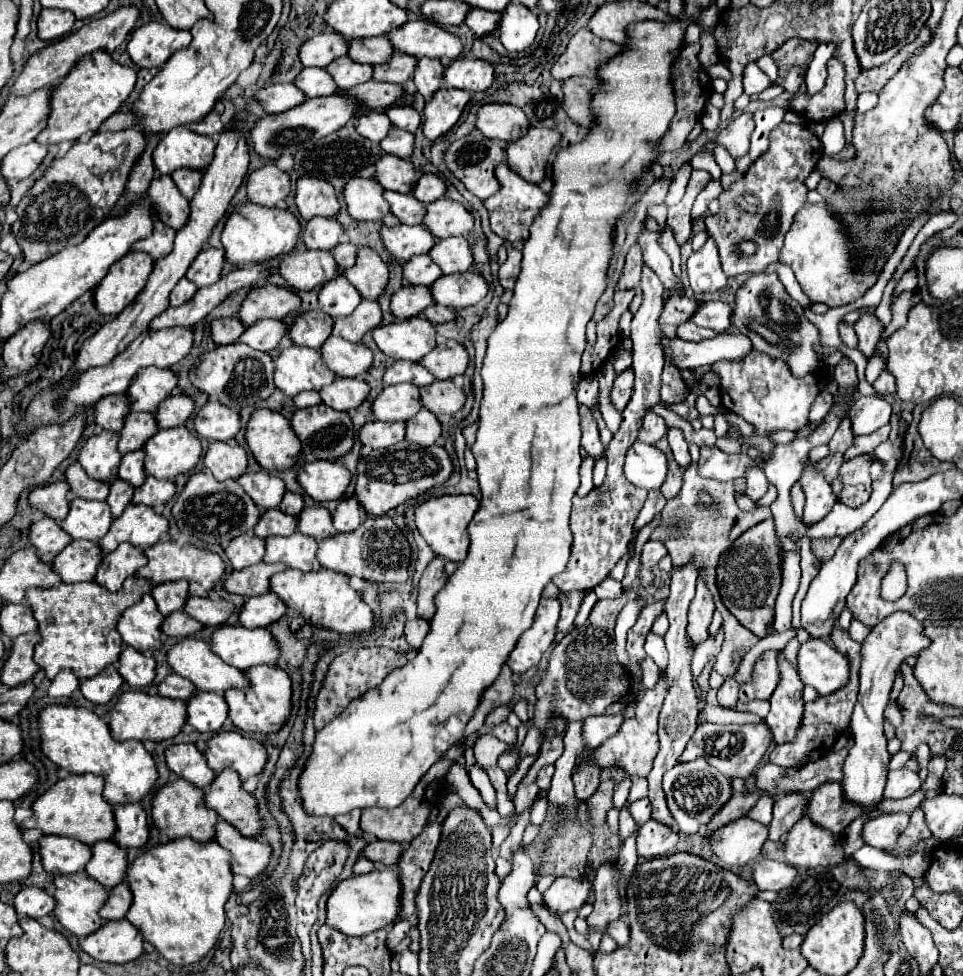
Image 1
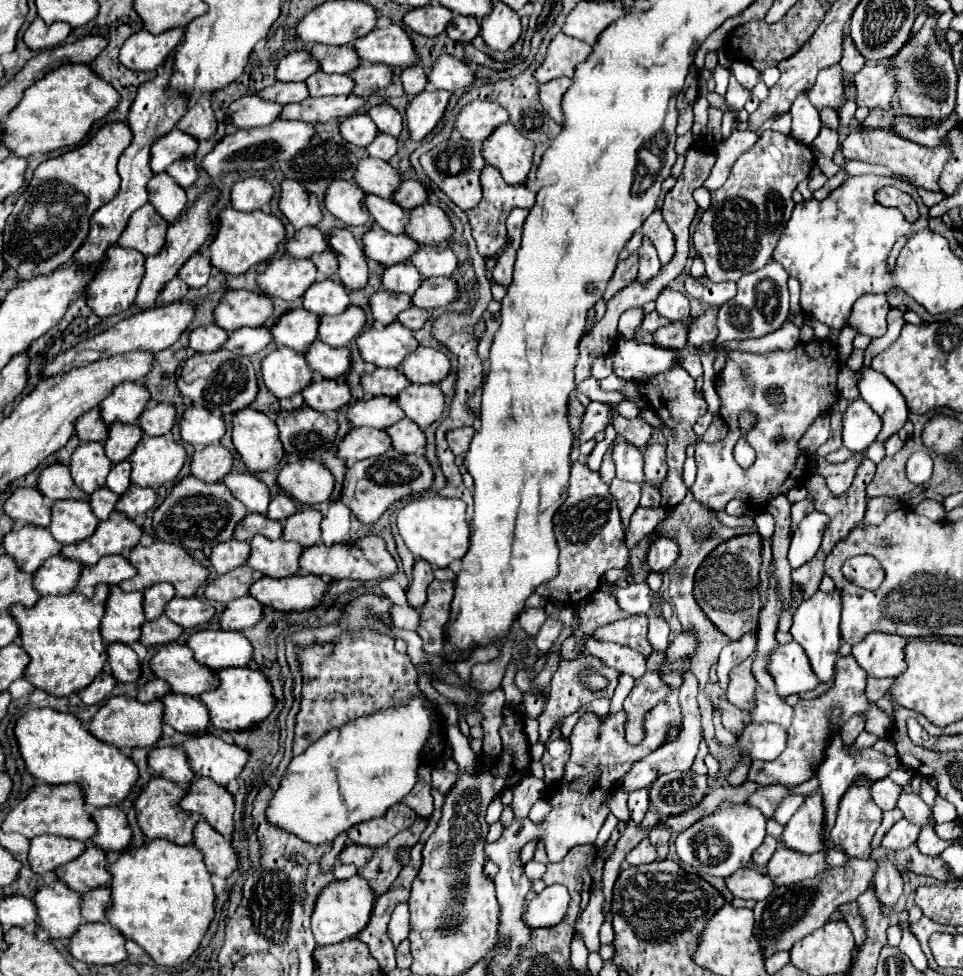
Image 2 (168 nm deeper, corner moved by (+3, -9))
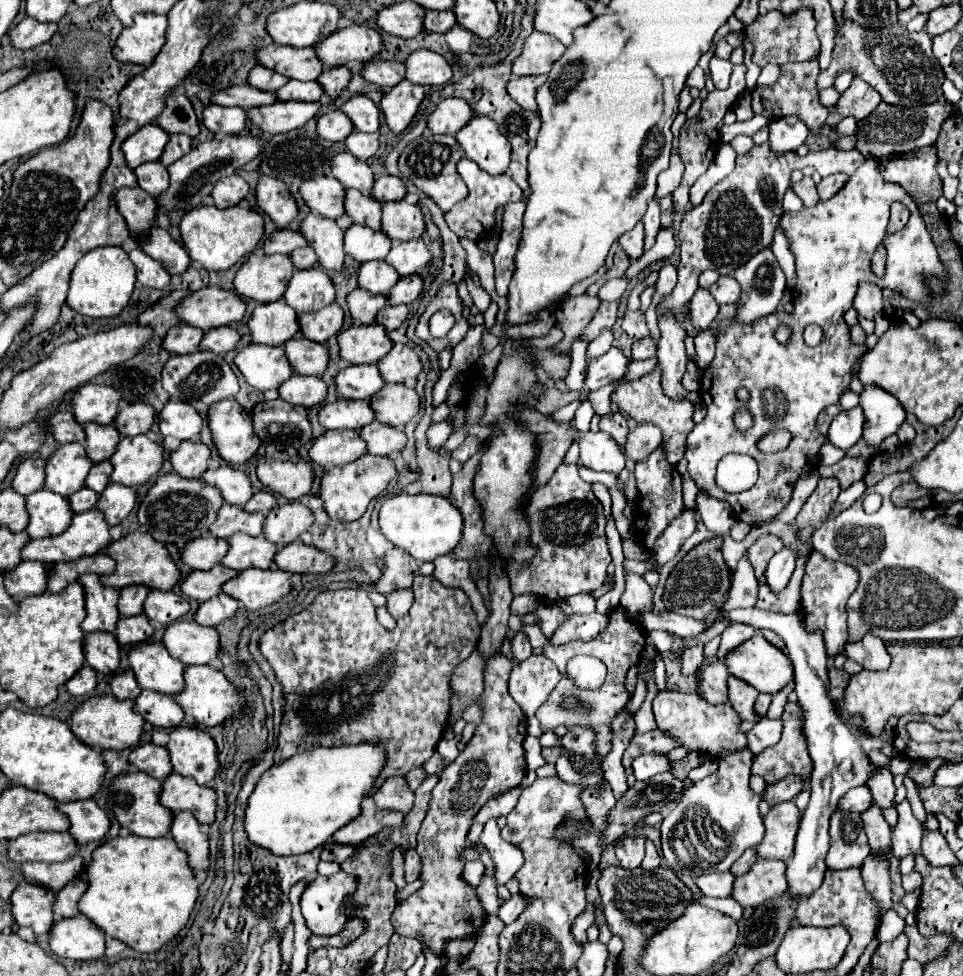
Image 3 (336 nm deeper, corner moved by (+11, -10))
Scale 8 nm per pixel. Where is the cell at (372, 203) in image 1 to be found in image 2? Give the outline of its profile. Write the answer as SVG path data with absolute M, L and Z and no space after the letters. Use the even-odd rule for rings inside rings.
M342 179L330 183L324 197L324 205L334 217L344 221L348 227L366 225L370 221L370 213L366 209L366 193L356 183Z

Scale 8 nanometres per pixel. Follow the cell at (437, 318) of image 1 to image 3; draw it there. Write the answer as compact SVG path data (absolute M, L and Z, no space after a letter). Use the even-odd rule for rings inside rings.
M384 306L384 308L376 314L376 320L374 320L374 322L382 324L382 326L390 332L390 330L396 330L396 328L406 320L408 314L410 314L408 306Z

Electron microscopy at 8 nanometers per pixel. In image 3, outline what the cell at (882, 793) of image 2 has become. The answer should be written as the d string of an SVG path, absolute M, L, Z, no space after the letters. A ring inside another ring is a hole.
M866 786L852 788L848 794L844 794L836 806L836 810L844 812L864 812L872 804L872 794L868 792Z

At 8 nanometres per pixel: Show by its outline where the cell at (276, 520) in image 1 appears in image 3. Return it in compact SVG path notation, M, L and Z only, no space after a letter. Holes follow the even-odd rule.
M224 504L218 510L216 522L210 528L210 534L216 538L228 538L230 534L244 532L250 536L260 536L262 534L262 524L264 524L264 514L262 512L244 512L242 508L236 508L232 504Z

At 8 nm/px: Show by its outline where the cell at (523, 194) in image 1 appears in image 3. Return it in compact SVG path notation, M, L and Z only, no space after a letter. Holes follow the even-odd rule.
M464 158L456 164L456 170L458 174L462 176L462 180L466 182L468 186L468 196L454 204L450 212L444 214L444 220L448 224L448 228L452 232L456 232L458 236L466 236L474 242L478 242L486 232L490 232L494 226L496 226L496 220L494 220L494 210L496 206L504 206L508 202L514 202L514 200L522 200L524 198L524 192L520 190L520 186L508 176L508 174L498 174L498 176L490 176L488 172L484 172L476 162Z

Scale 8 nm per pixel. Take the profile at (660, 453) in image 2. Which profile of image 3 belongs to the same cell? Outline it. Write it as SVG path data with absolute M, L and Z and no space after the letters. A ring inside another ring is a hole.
M638 422L634 430L628 432L626 444L624 444L624 452L628 458L642 460L644 456L648 456L648 452L656 450L656 446L662 442L660 436L660 428L652 422Z

